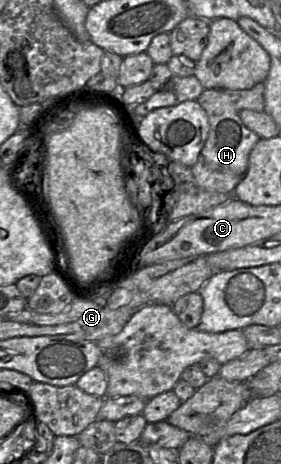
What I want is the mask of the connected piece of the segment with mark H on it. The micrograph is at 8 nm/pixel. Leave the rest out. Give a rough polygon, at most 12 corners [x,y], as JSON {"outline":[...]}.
{"outline":[[265,84],[204,89],[209,134],[197,185],[233,194],[261,139],[240,111],[263,112]]}

